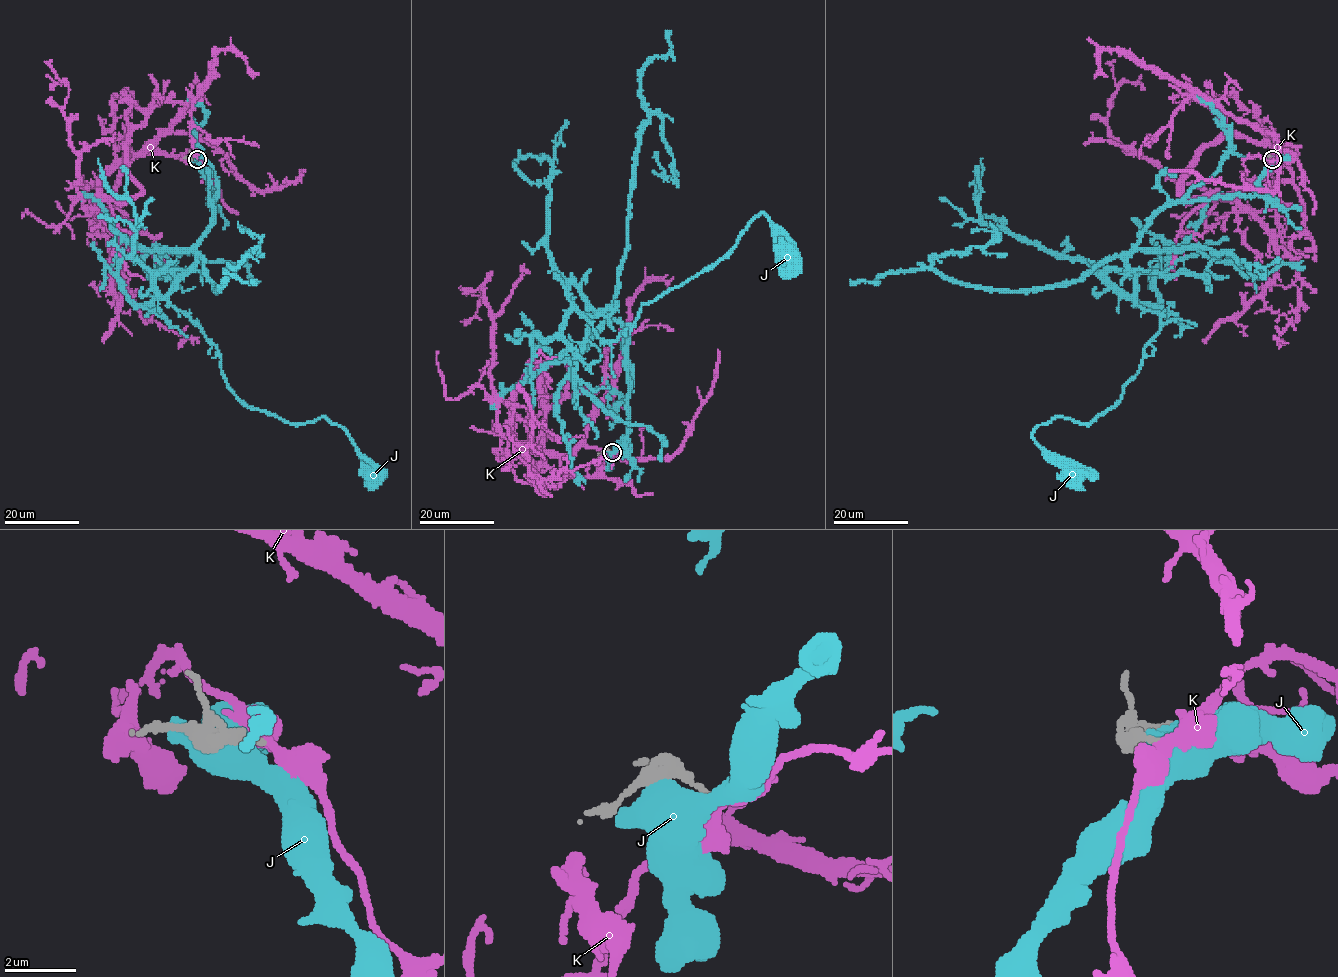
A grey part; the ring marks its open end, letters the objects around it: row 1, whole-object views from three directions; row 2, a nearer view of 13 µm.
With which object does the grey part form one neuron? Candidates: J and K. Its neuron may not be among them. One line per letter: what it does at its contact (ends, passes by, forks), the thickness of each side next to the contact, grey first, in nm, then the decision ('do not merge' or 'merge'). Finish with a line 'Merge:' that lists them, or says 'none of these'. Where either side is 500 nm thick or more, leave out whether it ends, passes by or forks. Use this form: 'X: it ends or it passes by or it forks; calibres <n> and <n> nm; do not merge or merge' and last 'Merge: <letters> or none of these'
J: calibres 280 and 550 nm; do not merge
K: it passes by; calibres 200 and 360 nm; merge
Merge: K

